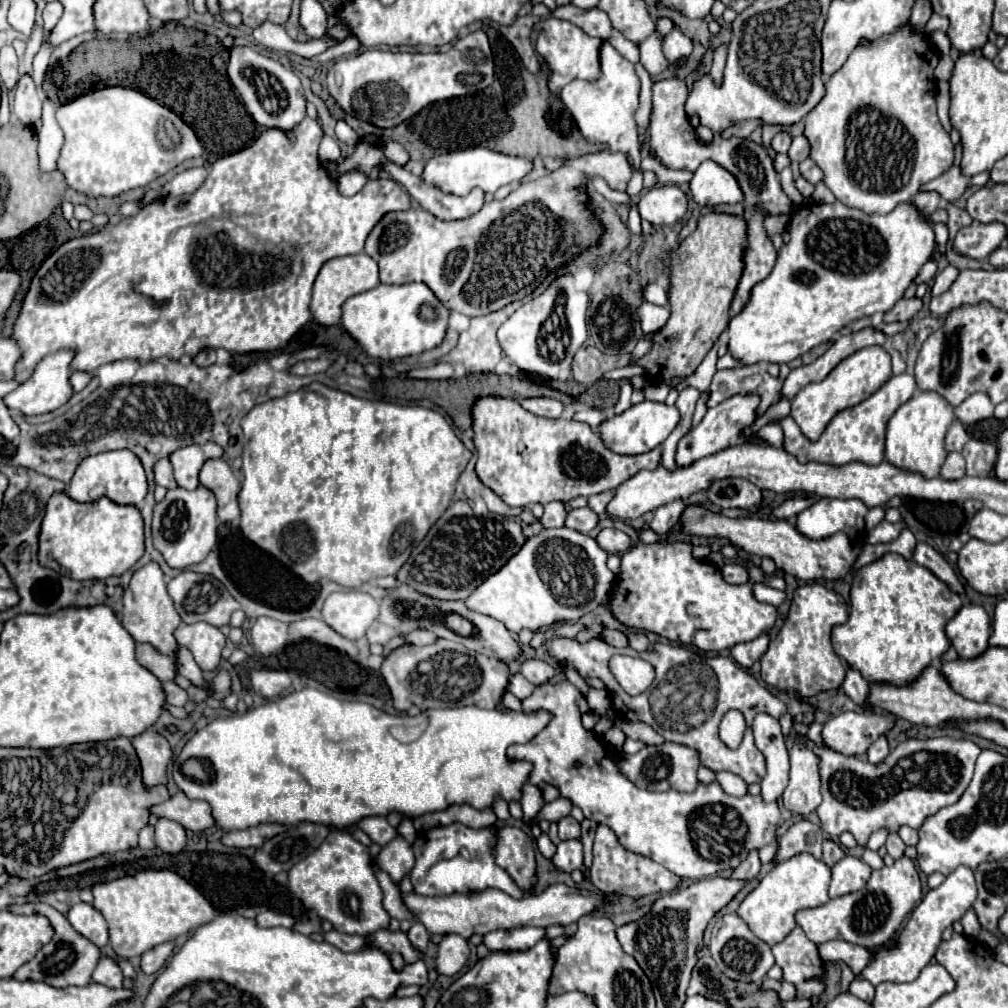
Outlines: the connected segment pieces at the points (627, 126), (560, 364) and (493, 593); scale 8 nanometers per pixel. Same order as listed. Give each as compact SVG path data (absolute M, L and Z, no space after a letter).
M609 42L601 46L601 78L595 82L573 80L561 90L561 100L577 122L581 134L589 142L603 142L611 152L625 152L633 158L639 156L639 138L635 124L635 110L639 104L639 76L635 64L623 58Z
M561 276L555 282L551 282L551 286L539 296L533 298L531 302L527 302L525 306L521 306L499 330L497 330L497 338L499 344L503 348L503 352L525 372L529 374L537 374L543 380L567 380L571 376L571 360L575 356L575 352L583 346L585 338L587 338L587 326L585 326L585 314L589 308L589 296L585 292L579 292L575 288L575 282L571 276Z
M567 526L543 528L539 534L529 536L523 548L519 548L519 552L511 556L511 560L507 560L503 568L499 568L499 572L491 574L479 588L475 588L475 592L465 600L465 604L469 606L469 610L487 614L503 622L515 634L523 628L535 632L539 628L549 628L563 622L577 622L583 614L595 610L607 598L613 580L615 574L607 568L607 552L599 548L595 538L583 532L575 532Z

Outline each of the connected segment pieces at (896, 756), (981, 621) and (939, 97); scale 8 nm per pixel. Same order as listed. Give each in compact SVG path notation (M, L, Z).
M799 734L799 738L807 740L807 748L815 748L815 754L819 756L823 802L819 804L817 814L819 814L819 822L823 830L829 832L833 838L839 836L841 832L851 832L859 846L865 846L869 834L883 826L887 826L891 832L897 832L901 824L919 828L925 816L931 816L939 808L955 804L961 798L967 784L971 782L975 760L981 754L981 748L971 740L939 736L939 738L929 738L929 740L905 740L883 762L871 764L857 756L843 756L831 748L821 748L803 734Z
M887 554L877 562L859 568L855 572L851 584L849 618L845 624L833 628L831 640L835 654L843 658L849 668L859 670L869 684L875 684L875 680L883 680L883 684L903 686L903 684L911 684L911 680L915 680L915 676L919 676L919 672L923 672L923 668L927 668L931 660L941 658L951 644L955 646L959 658L963 660L973 660L975 656L981 656L989 648L989 636L991 636L991 620L981 606L971 602L963 604L963 598L951 592L947 584L943 584L931 570L915 562L907 562L897 554Z
M937 81L936 83L936 103L937 114L942 127L949 133L952 130L952 126L949 120L949 106L950 106L950 94L948 81Z

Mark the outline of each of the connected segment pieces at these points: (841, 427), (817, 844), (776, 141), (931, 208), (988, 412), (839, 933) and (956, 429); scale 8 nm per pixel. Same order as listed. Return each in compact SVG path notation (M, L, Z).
M907 372L891 376L873 396L863 400L861 404L841 410L825 428L821 438L817 442L803 440L799 426L791 416L783 418L779 424L785 432L785 450L793 454L799 462L821 462L831 466L843 466L849 462L863 462L863 464L881 464L885 454L885 428L889 418L897 412L899 406L903 406L913 394L917 392L915 378Z
M801 820L787 830L783 840L779 842L779 850L777 850L775 858L777 858L777 862L779 860L783 862L783 860L789 860L791 856L797 856L803 852L807 852L815 858L821 858L821 842L823 842L821 828L809 820Z
M787 130L775 134L775 138L773 138L773 142L771 142L771 148L773 148L775 152L787 152L789 146L791 146L791 134L789 134Z
M919 192L915 196L913 204L917 206L919 212L923 212L925 216L931 216L937 210L937 206L941 204L941 196L937 192Z
M977 392L977 394L971 394L963 404L959 404L955 408L955 416L963 424L969 426L969 424L975 424L975 422L991 418L993 416L993 404L991 404L987 394Z
M903 856L895 860L893 866L873 870L863 890L829 900L827 904L817 908L799 910L795 920L803 928L807 938L813 940L815 944L843 938L847 942L861 944L865 948L877 948L897 934L897 930L911 914L911 910L919 904L919 900L921 900L921 880L917 868L907 856Z
M953 420L949 430L947 430L947 436L945 436L945 450L947 452L953 452L953 450L959 452L967 440L969 440L969 434L965 432L965 426L959 420Z

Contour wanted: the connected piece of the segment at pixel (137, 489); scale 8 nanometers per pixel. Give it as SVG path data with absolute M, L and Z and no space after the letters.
M113 450L113 452L101 452L95 456L87 456L75 470L69 486L67 486L67 496L73 498L75 502L87 502L87 492L97 486L105 486L105 496L121 506L135 506L141 504L145 494L147 494L147 480L145 480L145 470L139 462L139 458L131 450Z

